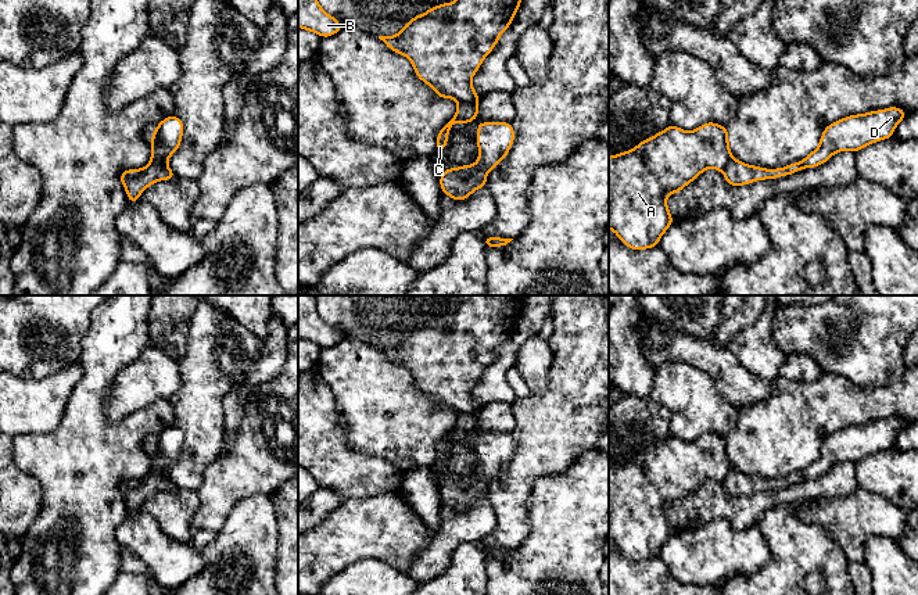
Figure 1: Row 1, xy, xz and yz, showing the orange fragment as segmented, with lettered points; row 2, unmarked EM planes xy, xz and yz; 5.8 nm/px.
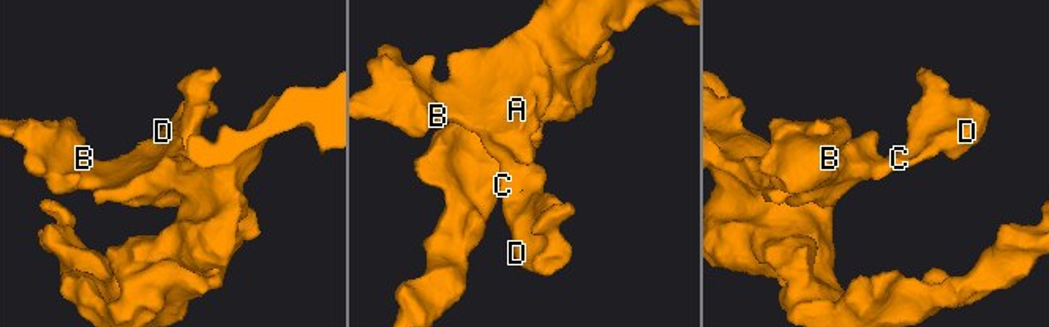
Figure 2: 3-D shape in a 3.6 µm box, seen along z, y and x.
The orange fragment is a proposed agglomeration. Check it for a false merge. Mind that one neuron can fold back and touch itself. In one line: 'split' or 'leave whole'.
split

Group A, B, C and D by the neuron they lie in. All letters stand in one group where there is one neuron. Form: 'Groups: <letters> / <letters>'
Groups: A B / C D

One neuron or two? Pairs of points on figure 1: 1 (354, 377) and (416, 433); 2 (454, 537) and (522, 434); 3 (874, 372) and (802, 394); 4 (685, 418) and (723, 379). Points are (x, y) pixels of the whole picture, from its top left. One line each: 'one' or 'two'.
1: one
2: two
3: two
4: two

